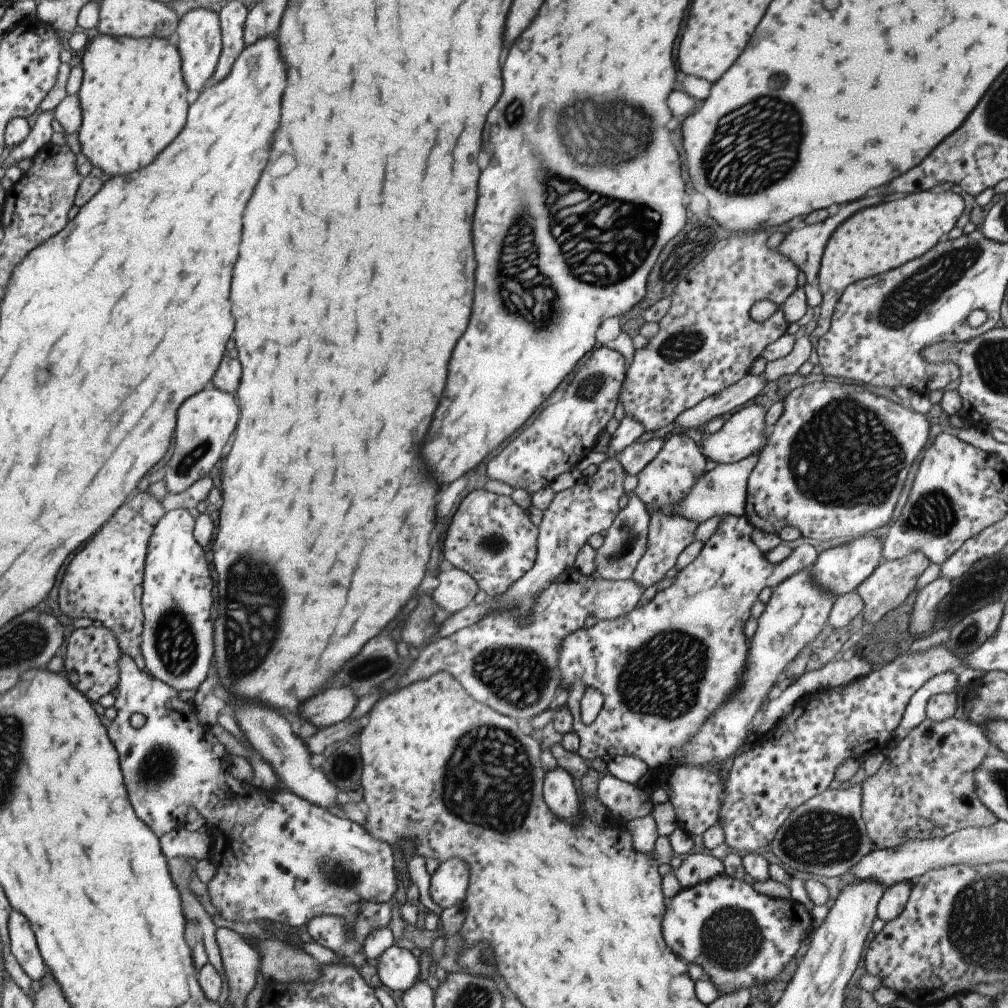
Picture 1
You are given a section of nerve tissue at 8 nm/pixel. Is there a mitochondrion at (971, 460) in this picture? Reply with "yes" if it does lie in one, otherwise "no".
no

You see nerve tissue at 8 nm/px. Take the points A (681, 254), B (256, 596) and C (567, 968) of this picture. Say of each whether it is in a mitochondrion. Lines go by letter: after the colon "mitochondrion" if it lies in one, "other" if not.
A: mitochondrion
B: mitochondrion
C: other

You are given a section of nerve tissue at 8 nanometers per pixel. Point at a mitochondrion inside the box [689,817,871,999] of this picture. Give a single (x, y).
(732, 938)

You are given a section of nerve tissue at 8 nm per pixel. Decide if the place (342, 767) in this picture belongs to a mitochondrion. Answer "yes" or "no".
yes

